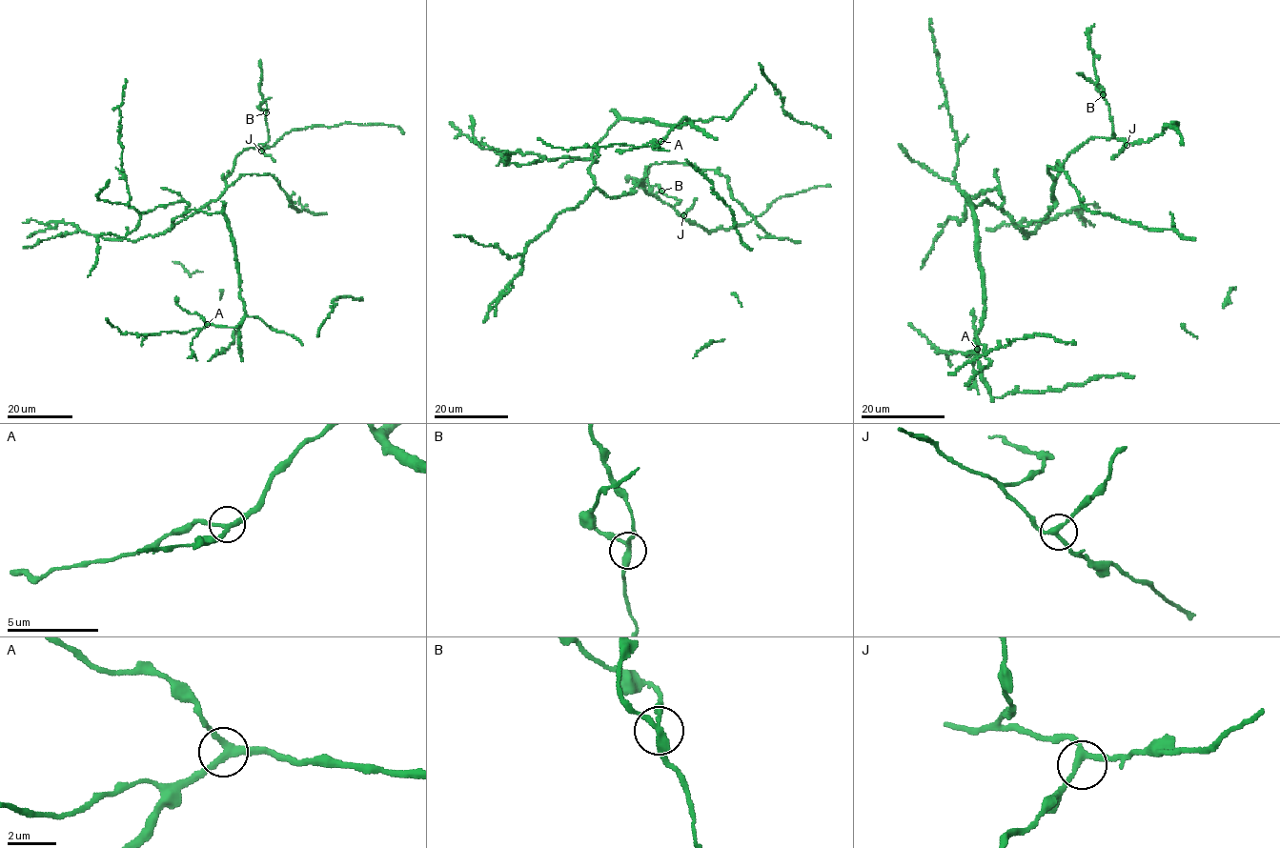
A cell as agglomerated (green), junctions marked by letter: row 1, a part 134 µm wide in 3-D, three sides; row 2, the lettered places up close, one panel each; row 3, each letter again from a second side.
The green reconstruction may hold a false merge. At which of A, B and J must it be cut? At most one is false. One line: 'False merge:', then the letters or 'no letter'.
False merge: no letter

